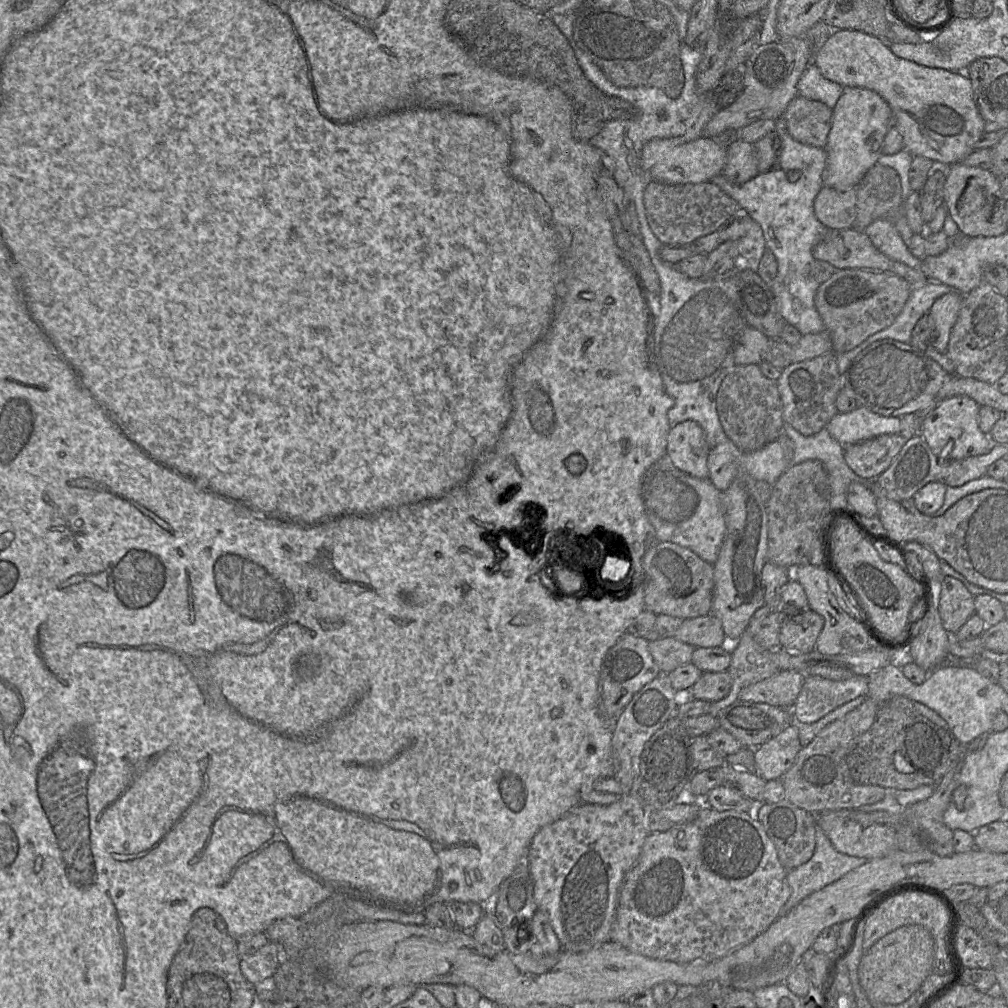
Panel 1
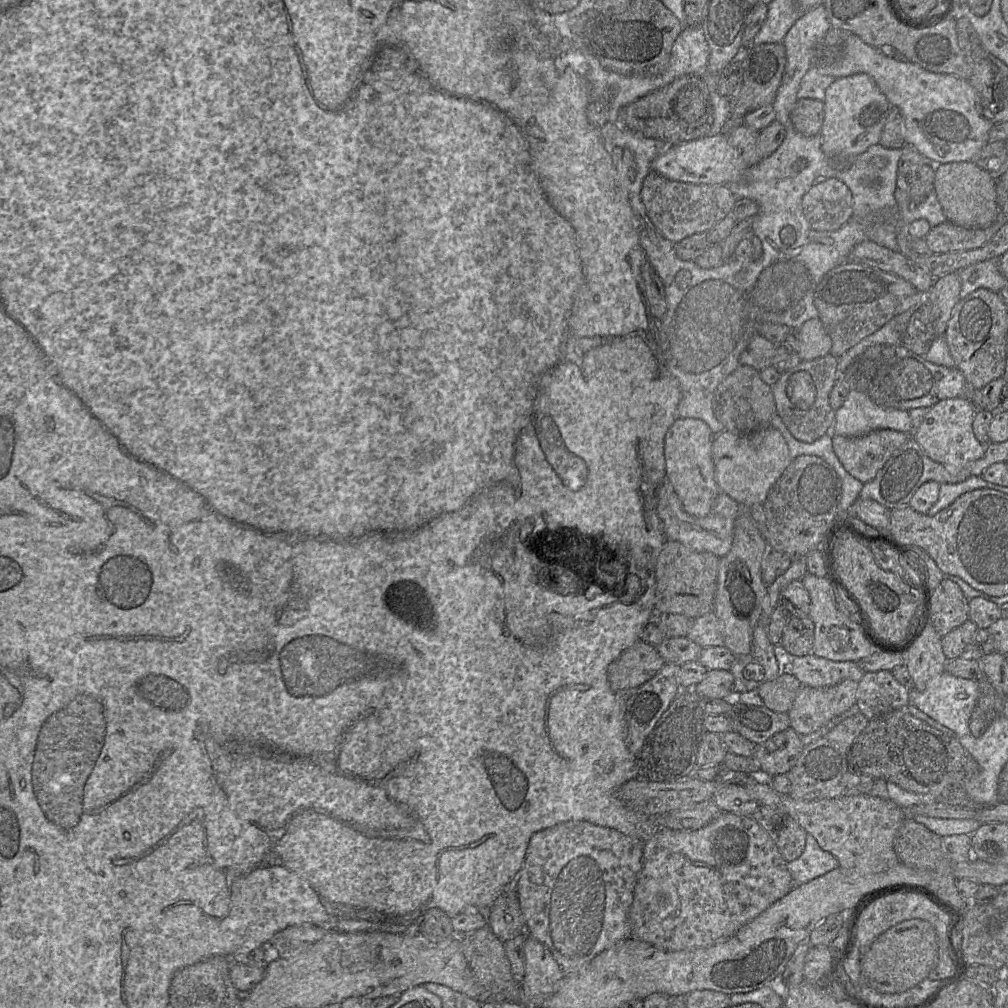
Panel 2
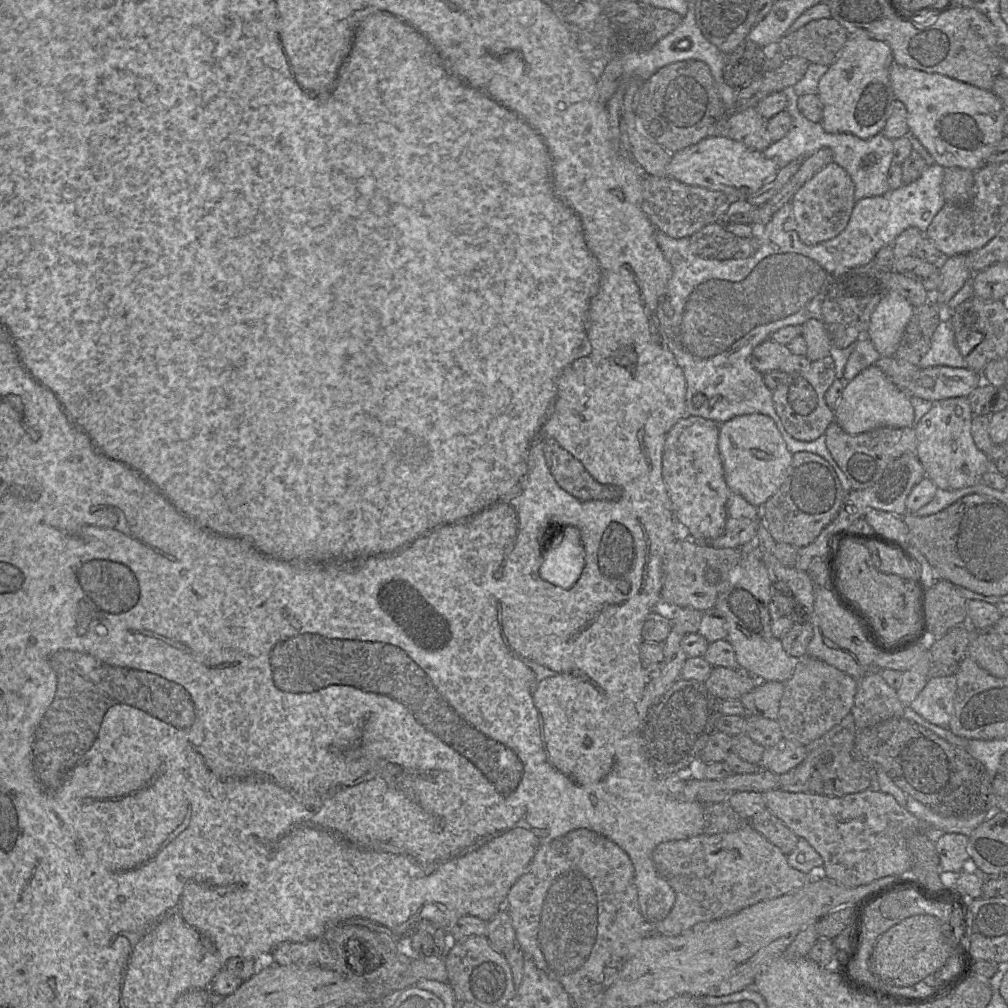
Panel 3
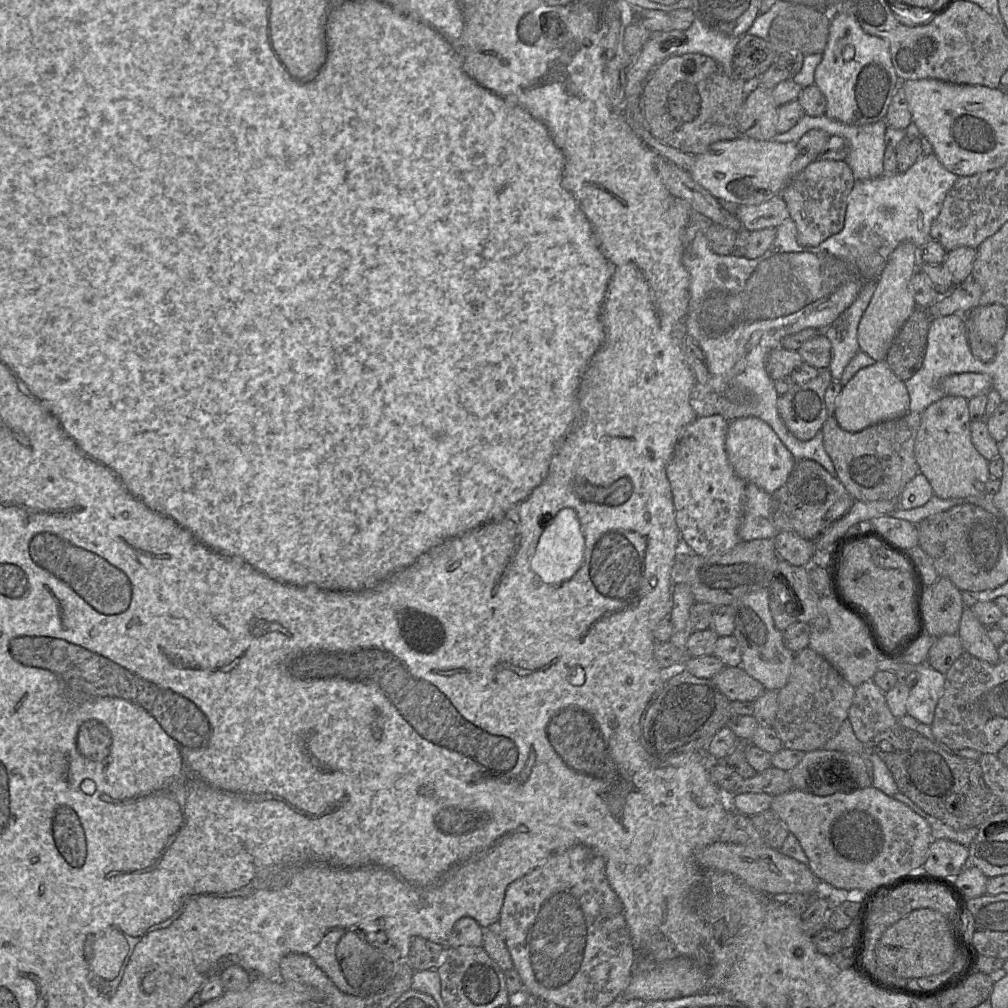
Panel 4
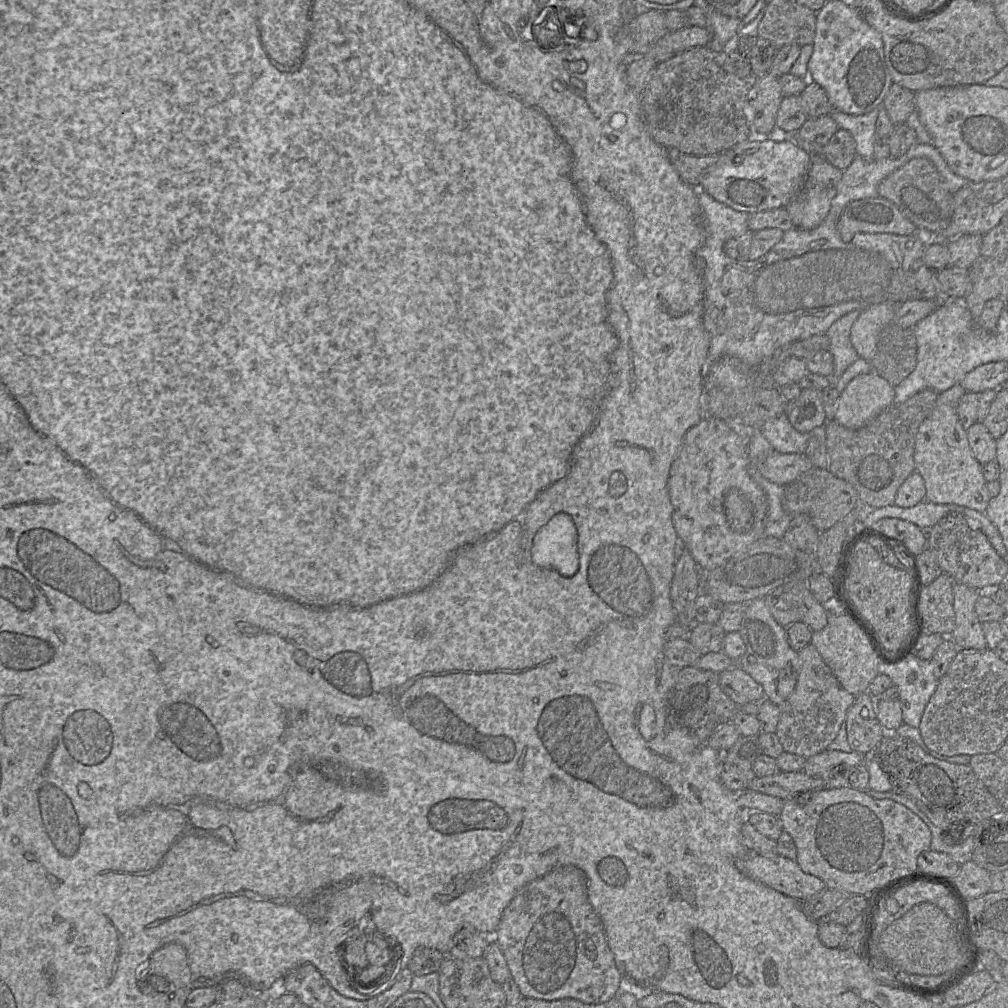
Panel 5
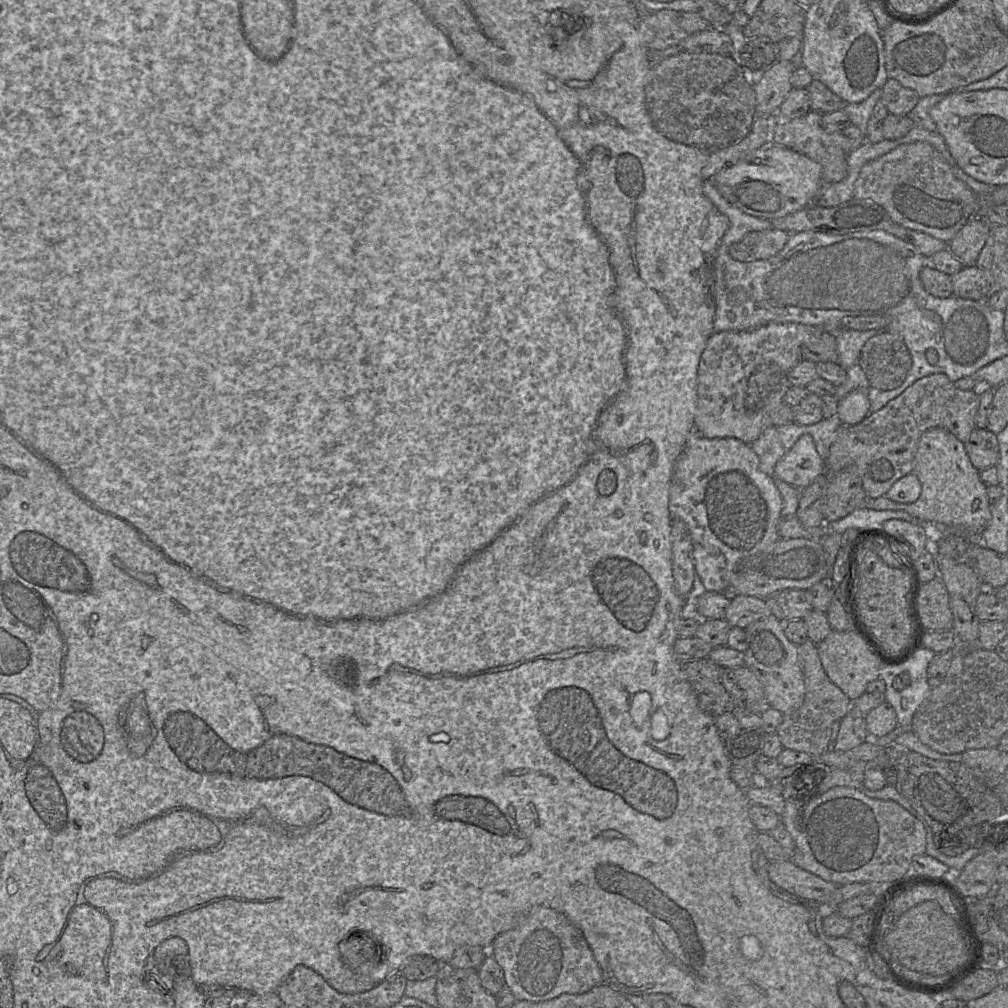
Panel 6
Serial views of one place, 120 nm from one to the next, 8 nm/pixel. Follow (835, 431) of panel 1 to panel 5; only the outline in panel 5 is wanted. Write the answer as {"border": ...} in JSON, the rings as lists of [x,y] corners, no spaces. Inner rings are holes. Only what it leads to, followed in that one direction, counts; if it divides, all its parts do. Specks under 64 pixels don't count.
{"border":[[[873,371],[851,380],[840,393],[834,420],[847,429],[860,429],[893,405],[895,389]]]}

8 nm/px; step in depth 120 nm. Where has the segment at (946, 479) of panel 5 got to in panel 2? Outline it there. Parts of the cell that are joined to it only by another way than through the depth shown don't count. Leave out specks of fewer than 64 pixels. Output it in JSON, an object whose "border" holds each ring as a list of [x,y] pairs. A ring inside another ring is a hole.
{"border":[[[966,396],[940,400],[927,410],[913,437],[933,461],[945,467],[963,467],[985,453],[986,444],[977,440],[972,428],[975,411],[976,407]]]}

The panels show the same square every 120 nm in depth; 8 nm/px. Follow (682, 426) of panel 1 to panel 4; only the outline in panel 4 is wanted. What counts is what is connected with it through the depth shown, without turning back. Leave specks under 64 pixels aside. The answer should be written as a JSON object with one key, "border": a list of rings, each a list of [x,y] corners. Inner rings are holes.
{"border":[[[721,415],[696,417],[682,430],[666,468],[682,545],[686,551],[703,557],[722,555],[740,542],[738,530],[743,516],[746,482],[736,475],[728,459],[725,441],[729,422]]]}

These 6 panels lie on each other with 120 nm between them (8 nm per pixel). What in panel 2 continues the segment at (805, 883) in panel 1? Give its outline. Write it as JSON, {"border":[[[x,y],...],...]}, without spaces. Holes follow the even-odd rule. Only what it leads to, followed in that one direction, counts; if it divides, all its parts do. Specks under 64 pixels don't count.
{"border":[[[807,835],[801,856],[786,864],[795,885],[805,884],[839,867],[838,860],[820,848],[815,838]]]}

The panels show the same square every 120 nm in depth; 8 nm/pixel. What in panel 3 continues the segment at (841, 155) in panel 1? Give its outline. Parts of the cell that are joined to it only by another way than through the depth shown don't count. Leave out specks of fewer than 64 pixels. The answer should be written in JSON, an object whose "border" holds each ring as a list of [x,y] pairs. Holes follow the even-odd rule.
{"border":[[[849,34],[839,56],[818,83],[818,96],[824,106],[821,121],[824,130],[850,133],[861,139],[881,133],[895,99],[889,77],[893,63],[892,51],[886,43],[866,35]]]}

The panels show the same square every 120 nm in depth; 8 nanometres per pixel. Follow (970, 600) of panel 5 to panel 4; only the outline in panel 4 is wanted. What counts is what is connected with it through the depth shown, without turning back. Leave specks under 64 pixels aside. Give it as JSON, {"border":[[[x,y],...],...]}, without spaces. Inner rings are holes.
{"border":[[[966,606],[963,610],[957,635],[964,652],[991,664],[1000,661],[998,647],[991,642],[984,625],[979,622],[970,606]]]}

